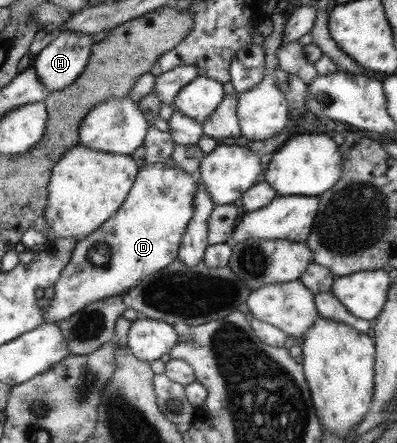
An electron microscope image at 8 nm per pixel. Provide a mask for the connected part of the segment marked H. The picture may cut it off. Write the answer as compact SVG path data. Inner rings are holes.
M59 31L48 46L33 56L32 67L48 94L65 90L80 77L92 55L92 45L89 33Z

